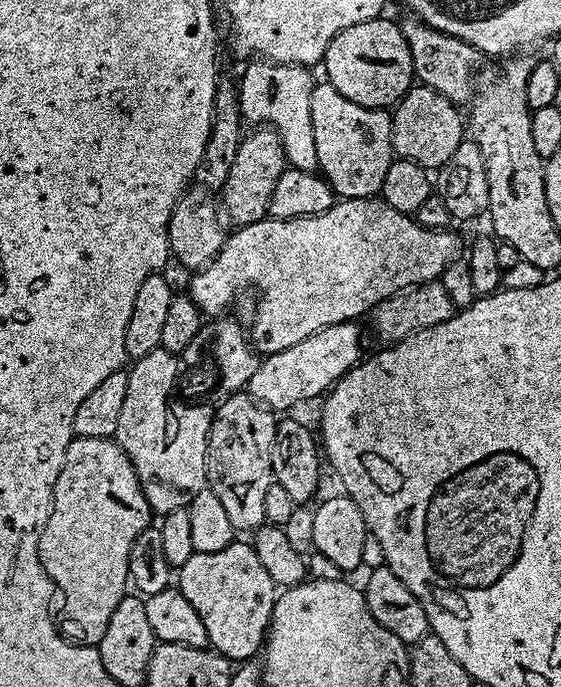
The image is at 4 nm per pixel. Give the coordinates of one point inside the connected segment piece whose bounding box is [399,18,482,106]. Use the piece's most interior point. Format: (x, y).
(443, 62)

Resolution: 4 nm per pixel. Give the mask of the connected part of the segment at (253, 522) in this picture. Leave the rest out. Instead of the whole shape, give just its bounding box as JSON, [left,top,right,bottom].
[207,391,277,534]

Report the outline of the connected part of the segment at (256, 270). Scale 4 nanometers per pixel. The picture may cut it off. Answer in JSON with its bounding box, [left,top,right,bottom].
[190,196,461,354]

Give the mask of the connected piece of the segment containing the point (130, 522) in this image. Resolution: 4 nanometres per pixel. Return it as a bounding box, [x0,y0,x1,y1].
[38,436,154,645]

